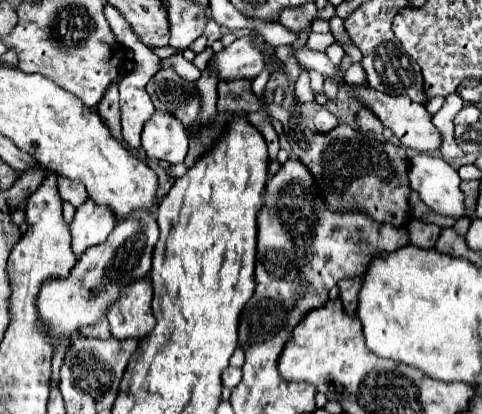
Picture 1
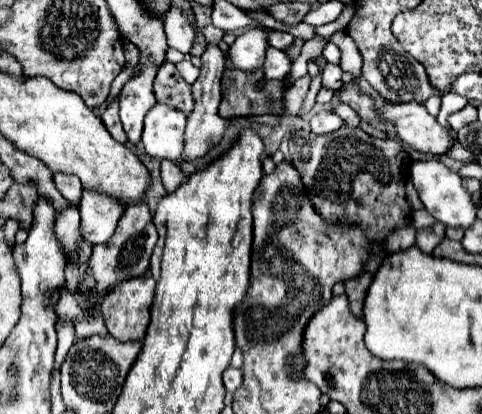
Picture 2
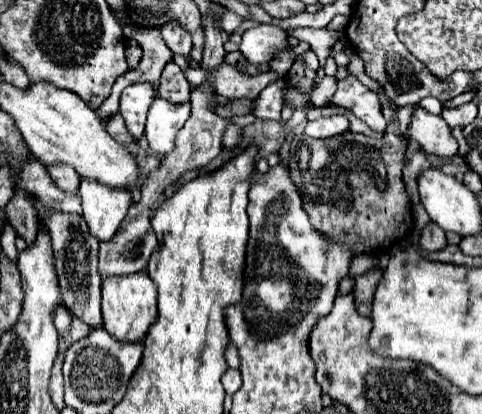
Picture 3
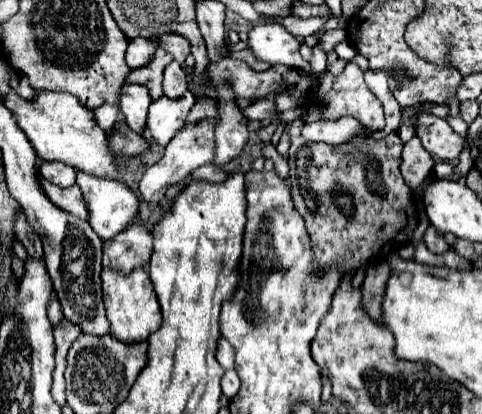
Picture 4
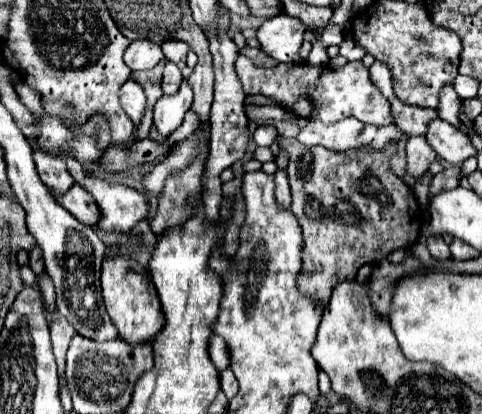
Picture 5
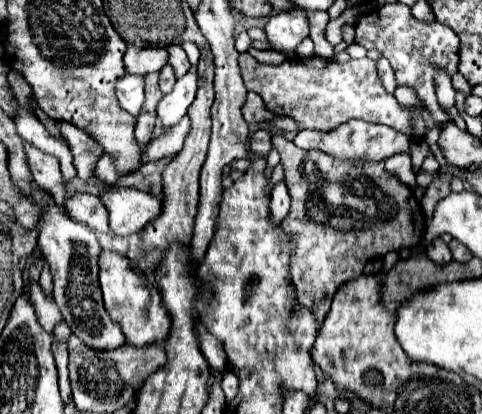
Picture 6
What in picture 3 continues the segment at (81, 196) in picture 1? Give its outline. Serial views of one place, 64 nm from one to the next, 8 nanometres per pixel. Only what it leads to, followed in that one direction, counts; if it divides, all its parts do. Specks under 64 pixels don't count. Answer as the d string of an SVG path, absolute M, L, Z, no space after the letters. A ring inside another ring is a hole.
M52 164L46 166L48 176L54 180L54 184L64 192L76 192L80 186L80 176L76 176L74 168L68 168L66 164Z

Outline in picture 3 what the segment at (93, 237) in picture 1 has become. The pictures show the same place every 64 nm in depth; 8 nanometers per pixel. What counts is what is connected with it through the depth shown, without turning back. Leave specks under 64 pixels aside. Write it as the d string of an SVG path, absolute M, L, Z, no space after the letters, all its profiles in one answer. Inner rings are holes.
M80 180L80 196L84 218L90 232L100 240L112 240L116 230L132 206L132 196L126 188L112 188L96 180Z

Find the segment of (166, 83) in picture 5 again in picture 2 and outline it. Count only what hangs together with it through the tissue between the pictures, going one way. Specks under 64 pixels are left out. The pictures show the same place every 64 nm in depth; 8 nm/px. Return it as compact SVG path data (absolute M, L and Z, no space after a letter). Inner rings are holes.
M164 62L160 66L154 80L154 94L158 102L164 102L172 108L180 108L186 116L190 116L190 110L192 110L190 84L184 82L184 78L178 74L172 62Z

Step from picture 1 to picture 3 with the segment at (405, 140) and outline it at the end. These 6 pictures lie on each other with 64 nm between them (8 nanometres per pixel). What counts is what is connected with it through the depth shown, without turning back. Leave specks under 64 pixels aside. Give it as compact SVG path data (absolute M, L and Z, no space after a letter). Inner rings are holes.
M416 108L412 114L408 138L414 138L426 154L440 158L452 158L458 152L458 140L452 136L450 126L444 122L444 118L422 108Z

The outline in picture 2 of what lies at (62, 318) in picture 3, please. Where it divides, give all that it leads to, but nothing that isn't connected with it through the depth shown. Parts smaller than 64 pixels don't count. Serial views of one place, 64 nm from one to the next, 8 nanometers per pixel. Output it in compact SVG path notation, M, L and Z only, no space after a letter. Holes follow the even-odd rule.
M58 318L58 324L56 324L56 332L58 332L58 350L56 350L56 368L60 368L60 364L64 362L68 350L70 350L70 344L74 342L74 326L72 322L68 320L62 320Z

